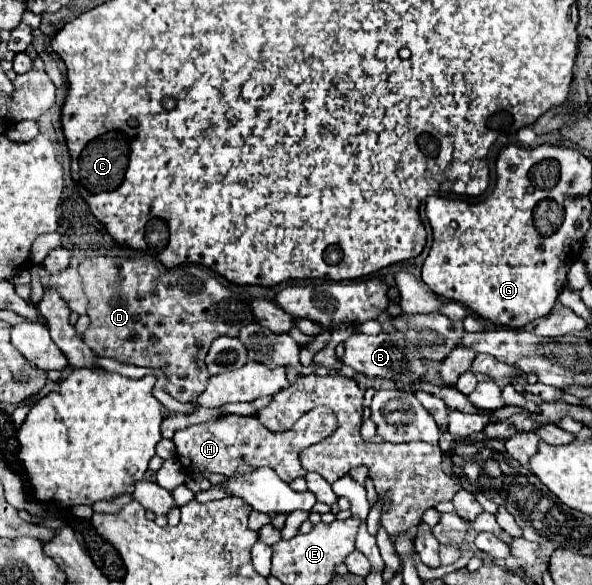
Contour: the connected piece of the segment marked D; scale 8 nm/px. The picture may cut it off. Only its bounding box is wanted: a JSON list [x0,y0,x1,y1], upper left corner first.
[79,256,255,402]

